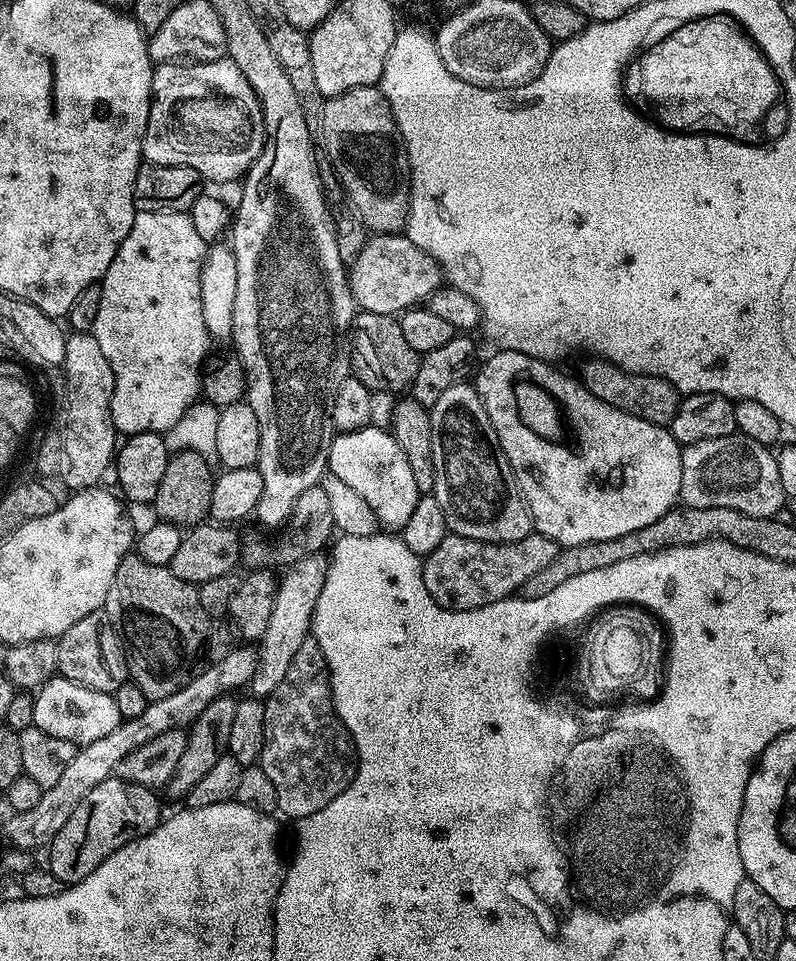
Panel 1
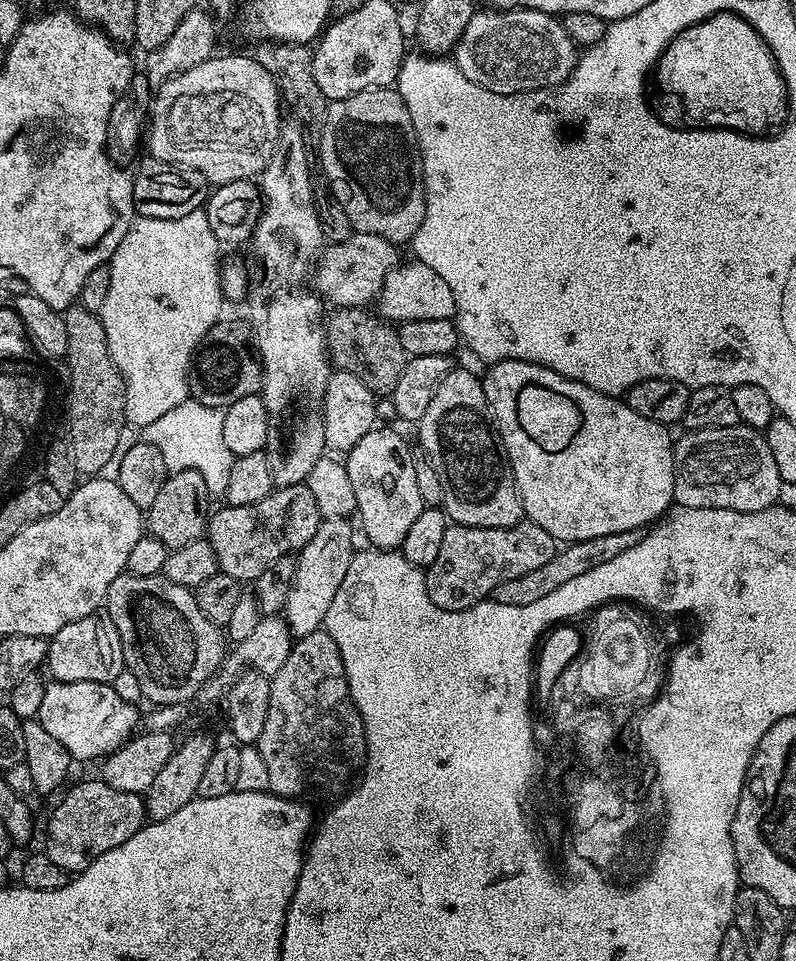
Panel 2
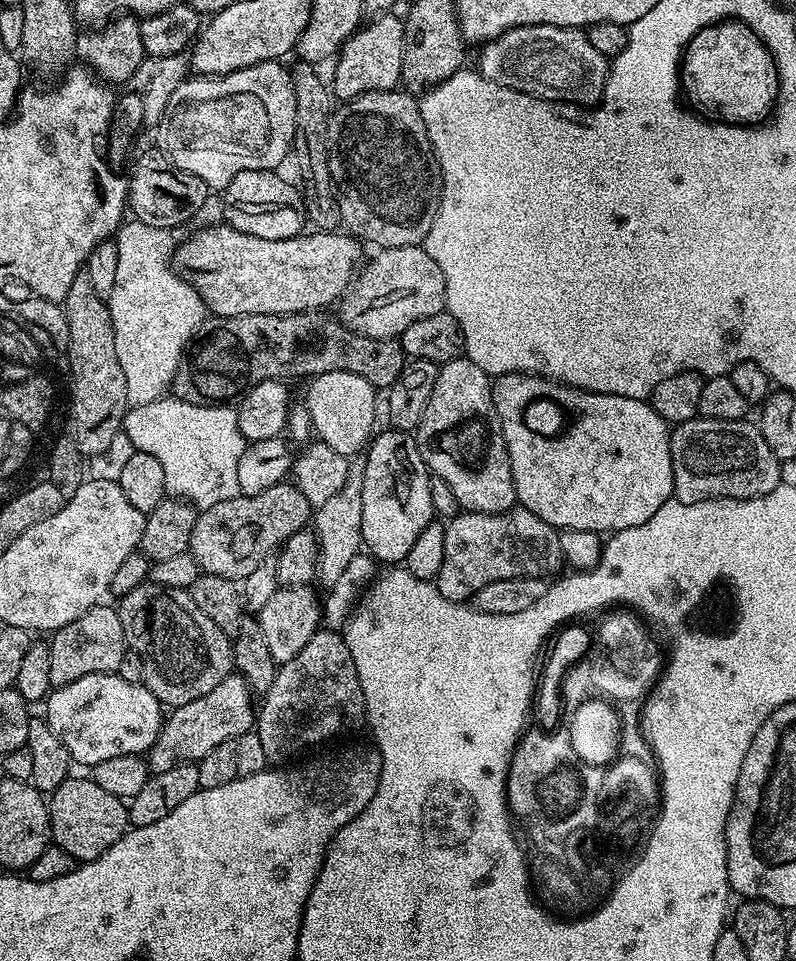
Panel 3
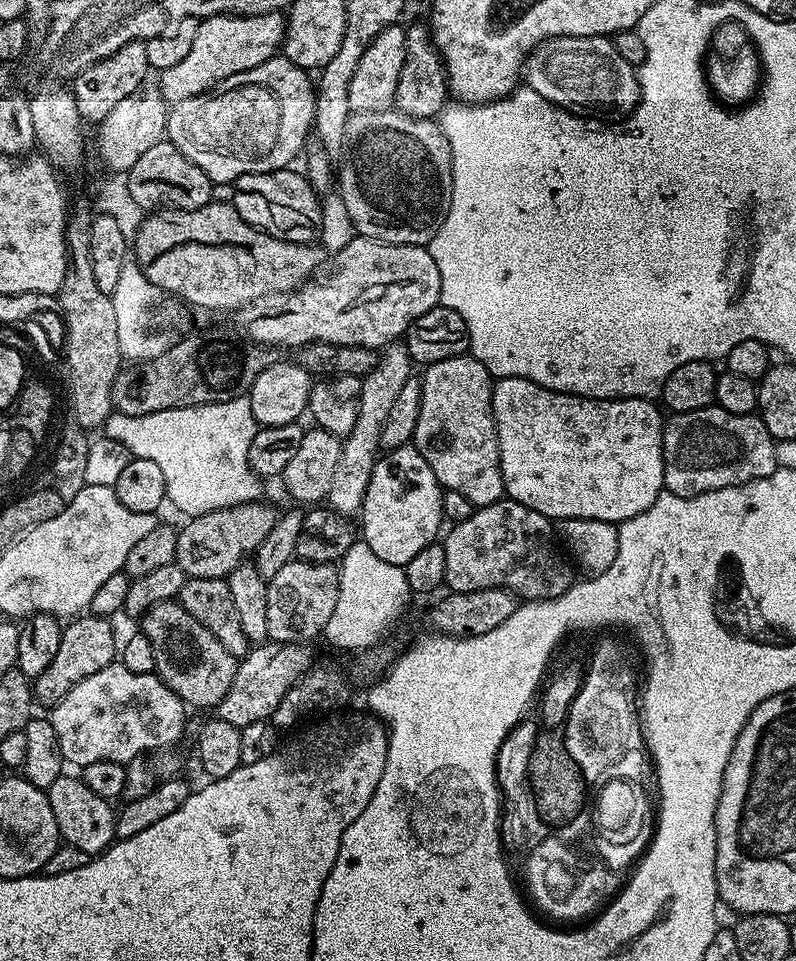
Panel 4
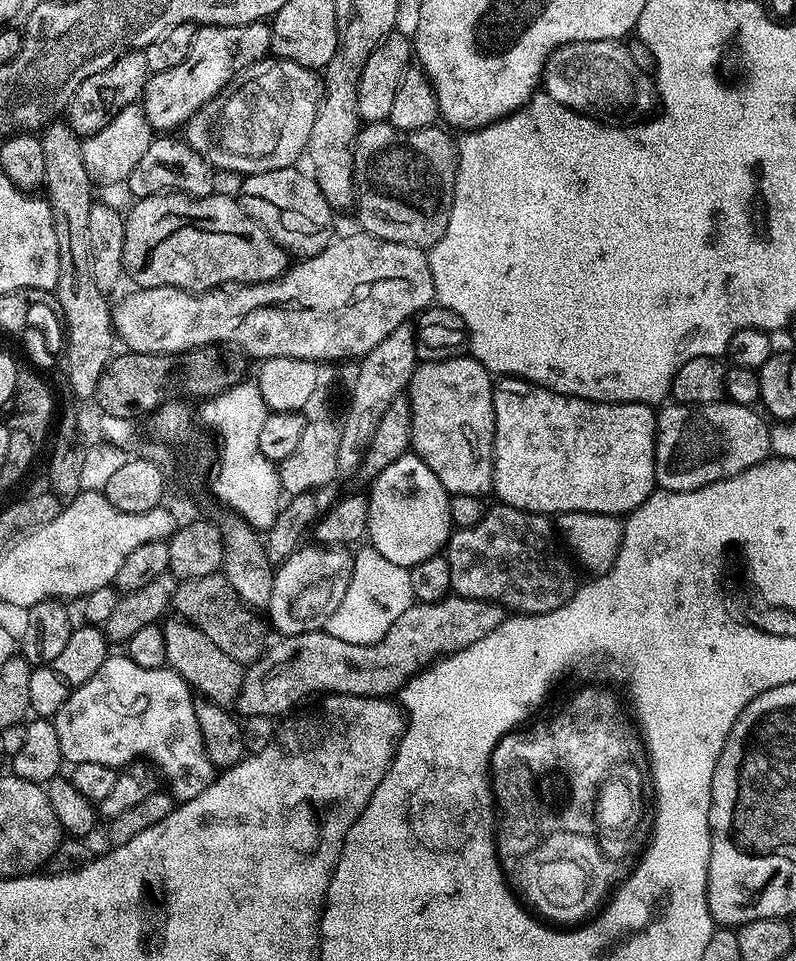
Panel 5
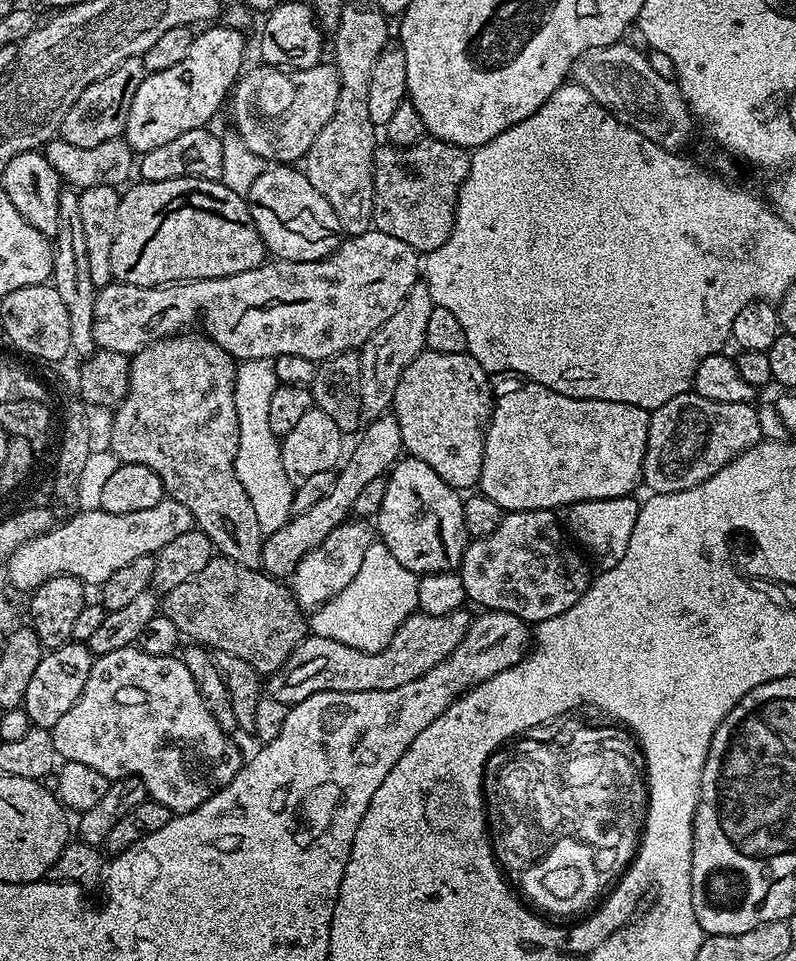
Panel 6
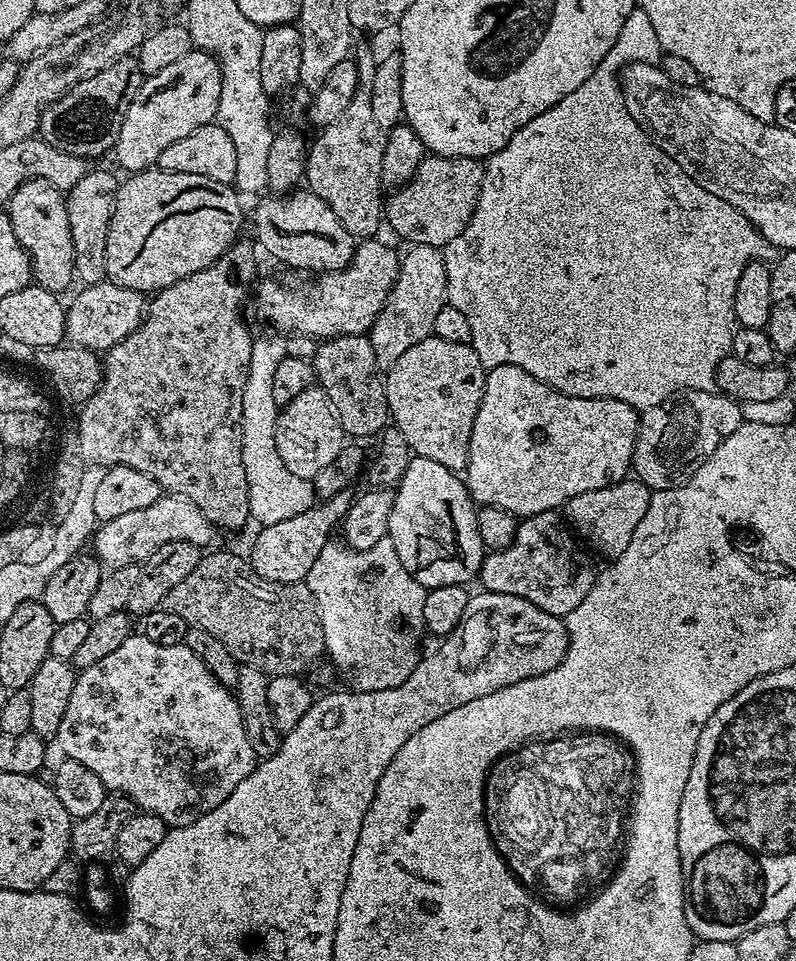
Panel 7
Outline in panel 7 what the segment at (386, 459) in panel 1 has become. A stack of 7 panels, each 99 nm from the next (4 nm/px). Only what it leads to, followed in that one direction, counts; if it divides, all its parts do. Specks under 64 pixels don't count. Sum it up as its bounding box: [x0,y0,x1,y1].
[387,455,486,589]

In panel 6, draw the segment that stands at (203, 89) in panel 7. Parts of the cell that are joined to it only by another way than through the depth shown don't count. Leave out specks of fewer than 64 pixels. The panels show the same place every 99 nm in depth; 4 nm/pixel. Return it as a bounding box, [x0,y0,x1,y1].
[122,26,245,153]

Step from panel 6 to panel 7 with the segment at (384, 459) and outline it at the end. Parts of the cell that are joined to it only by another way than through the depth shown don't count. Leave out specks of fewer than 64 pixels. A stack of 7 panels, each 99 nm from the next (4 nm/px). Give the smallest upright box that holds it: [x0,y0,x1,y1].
[250,491,354,584]

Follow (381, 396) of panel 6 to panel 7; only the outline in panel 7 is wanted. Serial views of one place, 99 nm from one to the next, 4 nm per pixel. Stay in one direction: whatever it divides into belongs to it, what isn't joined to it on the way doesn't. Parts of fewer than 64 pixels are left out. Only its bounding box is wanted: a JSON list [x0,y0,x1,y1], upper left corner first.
[367,244,448,369]

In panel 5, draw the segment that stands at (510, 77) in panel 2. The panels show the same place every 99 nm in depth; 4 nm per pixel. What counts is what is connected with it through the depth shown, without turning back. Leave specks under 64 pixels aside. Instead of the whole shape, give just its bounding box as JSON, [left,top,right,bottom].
[542,40,658,122]

